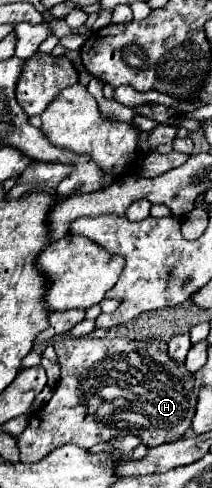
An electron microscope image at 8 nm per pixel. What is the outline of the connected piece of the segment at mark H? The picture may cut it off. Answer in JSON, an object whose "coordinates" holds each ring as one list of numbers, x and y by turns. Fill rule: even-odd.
{"coordinates":[[66,338,56,340,54,350,62,364,60,382,50,398,50,402,30,418,26,430,18,436,20,462,40,462,56,446,76,444,80,448,90,448,100,442,124,434,136,434,144,446,160,446,172,440,180,440,192,424,196,412,196,392,194,392,194,374,186,370,184,364,176,362,166,352,166,342,136,342,130,338],[118,400,126,400,128,408,114,408]]}

